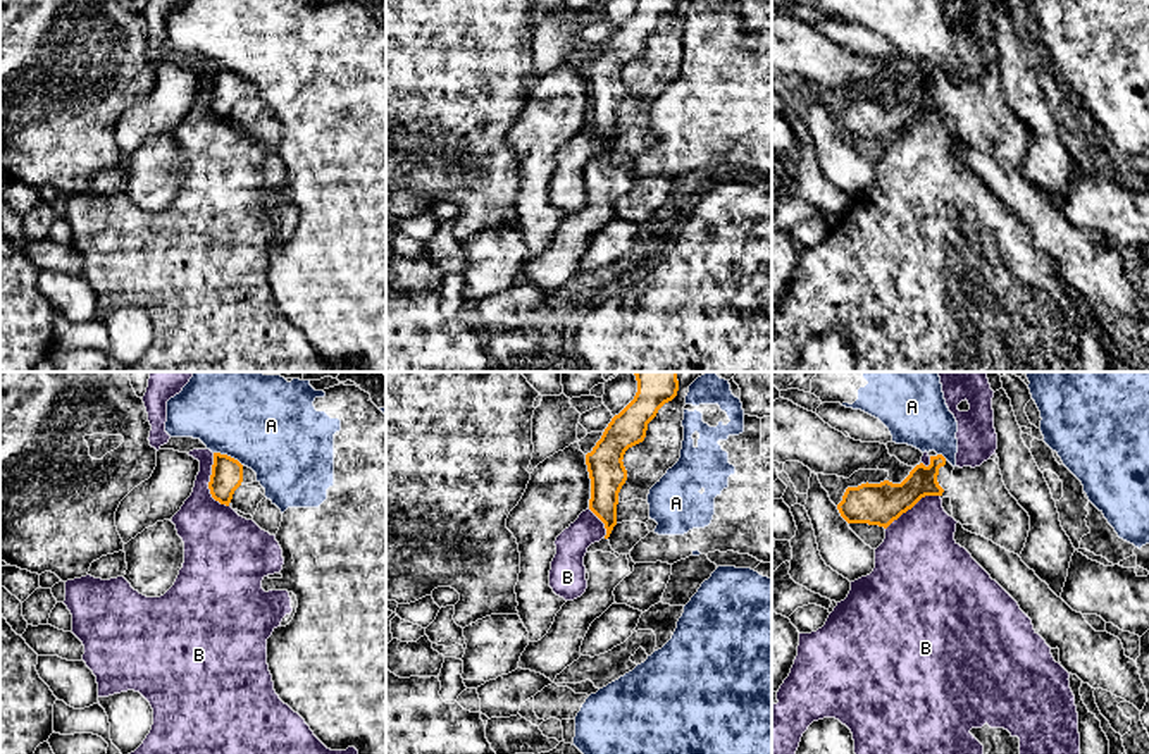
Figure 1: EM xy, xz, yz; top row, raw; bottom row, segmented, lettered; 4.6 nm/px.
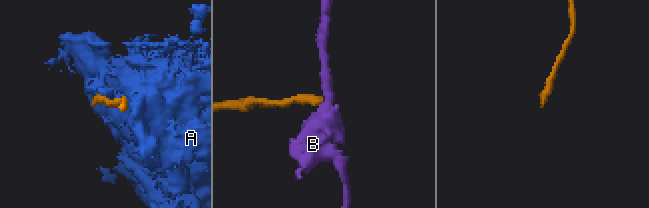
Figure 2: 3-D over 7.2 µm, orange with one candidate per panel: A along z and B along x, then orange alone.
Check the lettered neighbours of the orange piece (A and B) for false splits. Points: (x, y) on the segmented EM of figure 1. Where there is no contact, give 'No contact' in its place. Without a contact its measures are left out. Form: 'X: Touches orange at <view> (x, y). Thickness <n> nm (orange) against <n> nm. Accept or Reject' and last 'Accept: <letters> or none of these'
A: Touches orange at xy (226, 455). Thickness 150 nm (orange) against 440 nm. Reject
B: Touches orange at xy (209, 482). Thickness 150 nm (orange) against 300 nm. Reject
Accept: none of these

